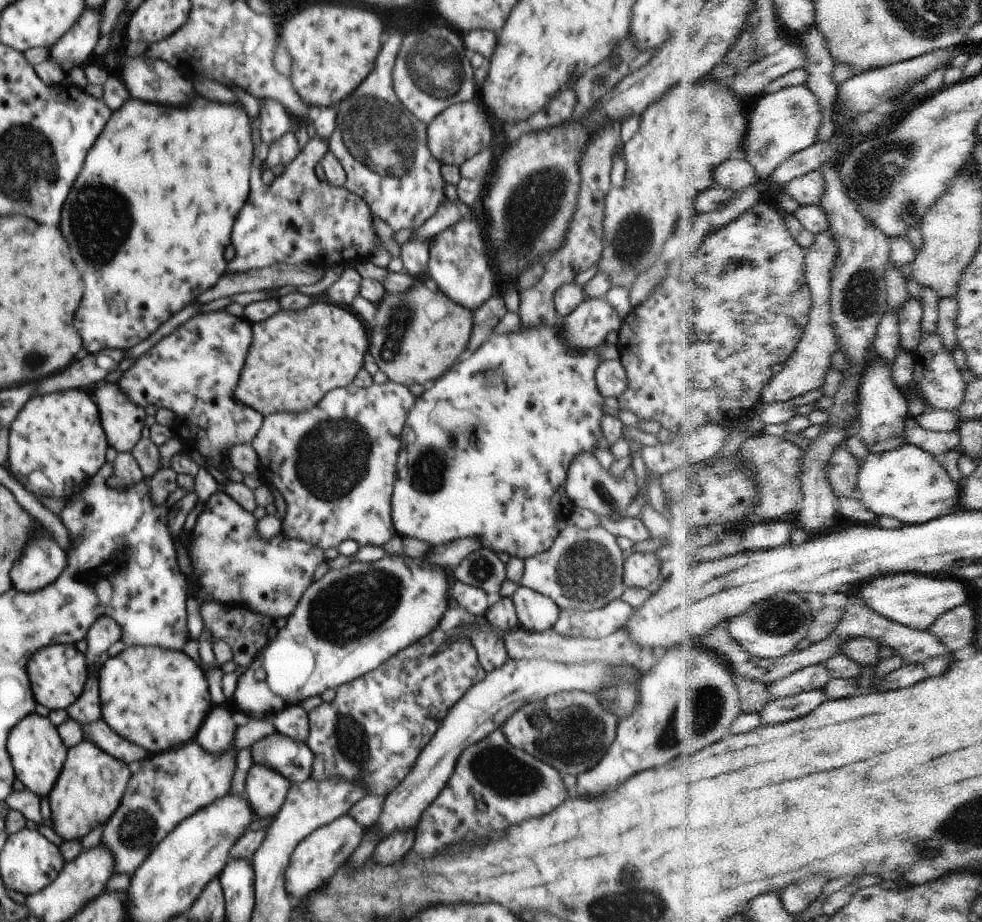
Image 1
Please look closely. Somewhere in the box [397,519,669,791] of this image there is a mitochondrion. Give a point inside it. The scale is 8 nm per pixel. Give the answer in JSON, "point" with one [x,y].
{"point":[586,572]}

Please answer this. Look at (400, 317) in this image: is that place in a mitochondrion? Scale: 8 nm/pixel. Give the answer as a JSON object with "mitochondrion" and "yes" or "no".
{"mitochondrion":"yes"}

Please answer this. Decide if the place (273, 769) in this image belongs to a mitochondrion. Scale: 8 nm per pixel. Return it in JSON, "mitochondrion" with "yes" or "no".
{"mitochondrion":"no"}

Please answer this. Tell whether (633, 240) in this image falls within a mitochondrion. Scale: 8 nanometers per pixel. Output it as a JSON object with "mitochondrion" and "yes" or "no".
{"mitochondrion":"yes"}

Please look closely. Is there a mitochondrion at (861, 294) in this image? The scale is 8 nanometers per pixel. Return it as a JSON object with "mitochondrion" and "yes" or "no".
{"mitochondrion":"yes"}

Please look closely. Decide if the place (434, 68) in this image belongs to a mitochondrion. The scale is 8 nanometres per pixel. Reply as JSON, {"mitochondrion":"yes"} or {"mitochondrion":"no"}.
{"mitochondrion":"yes"}

